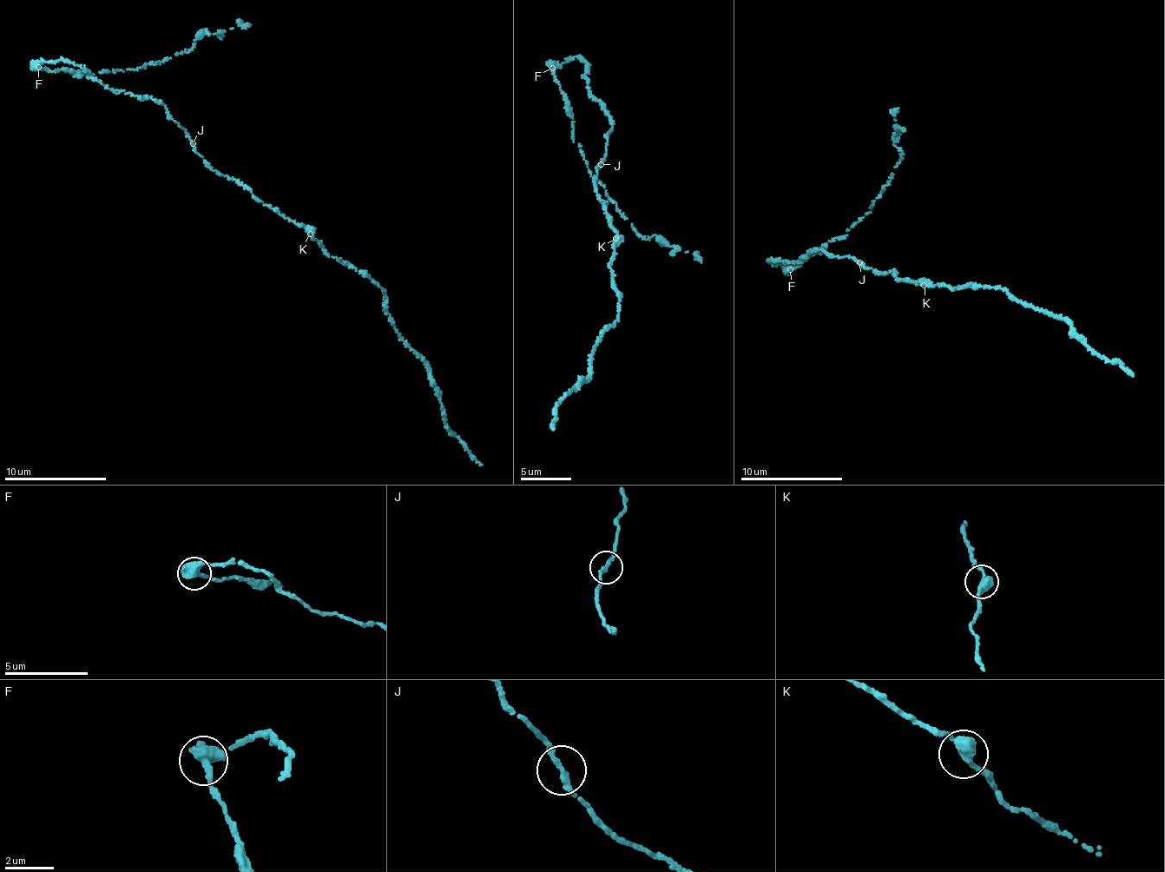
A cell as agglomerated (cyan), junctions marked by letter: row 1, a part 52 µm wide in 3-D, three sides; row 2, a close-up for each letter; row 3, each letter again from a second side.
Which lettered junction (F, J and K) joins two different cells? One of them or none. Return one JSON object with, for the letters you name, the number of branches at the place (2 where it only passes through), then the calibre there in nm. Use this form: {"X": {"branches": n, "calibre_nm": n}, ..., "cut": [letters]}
{"F": {"branches": 2, "calibre_nm": 480}, "cut": ["F"]}

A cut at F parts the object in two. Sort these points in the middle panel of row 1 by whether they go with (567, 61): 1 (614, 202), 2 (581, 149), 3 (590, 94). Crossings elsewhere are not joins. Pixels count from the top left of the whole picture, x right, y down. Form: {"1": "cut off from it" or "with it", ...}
{"1": "cut off from it", "2": "cut off from it", "3": "with it"}

